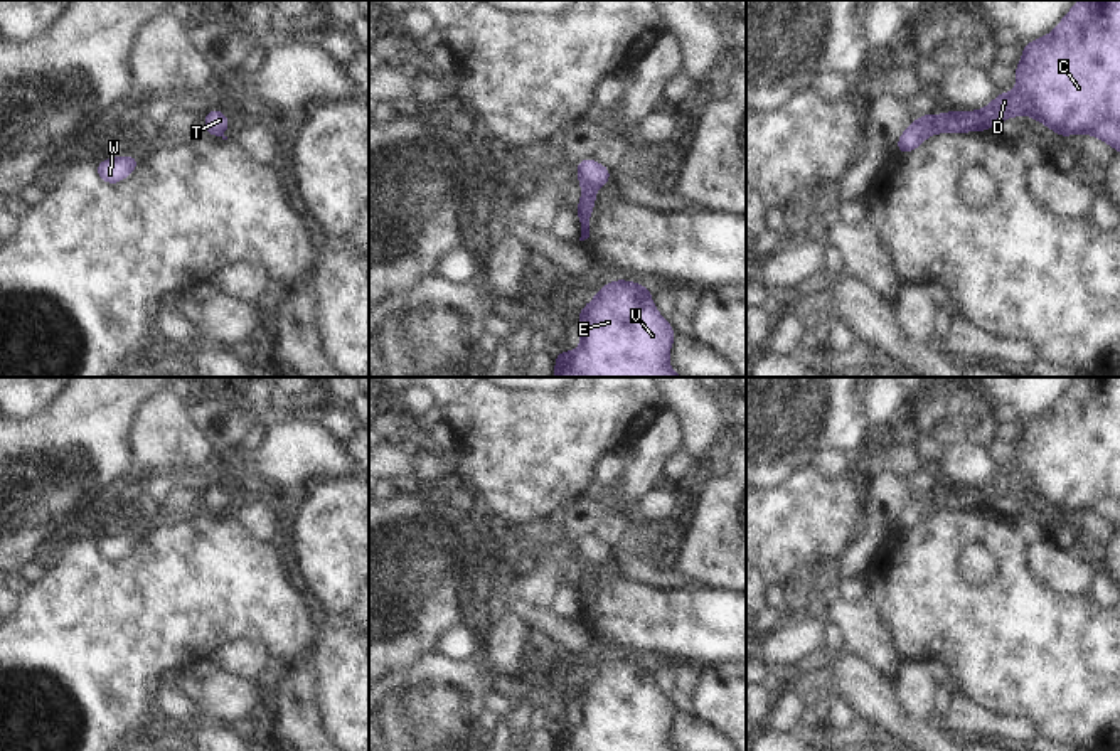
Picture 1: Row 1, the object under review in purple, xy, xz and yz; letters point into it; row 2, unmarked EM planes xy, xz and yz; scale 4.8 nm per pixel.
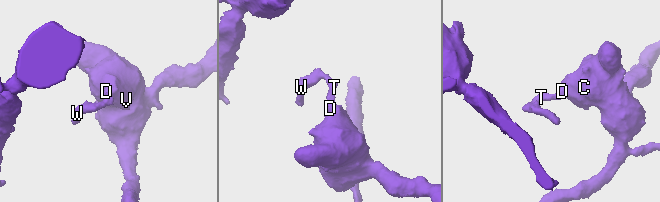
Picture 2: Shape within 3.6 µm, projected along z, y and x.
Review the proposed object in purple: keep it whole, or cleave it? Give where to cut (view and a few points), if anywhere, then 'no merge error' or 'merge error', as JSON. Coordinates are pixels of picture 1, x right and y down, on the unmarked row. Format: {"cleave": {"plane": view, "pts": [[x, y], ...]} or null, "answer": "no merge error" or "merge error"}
{"cleave": null, "answer": "no merge error"}

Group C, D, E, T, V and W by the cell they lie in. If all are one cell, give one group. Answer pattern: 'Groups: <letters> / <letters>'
Groups: C D E T V W

